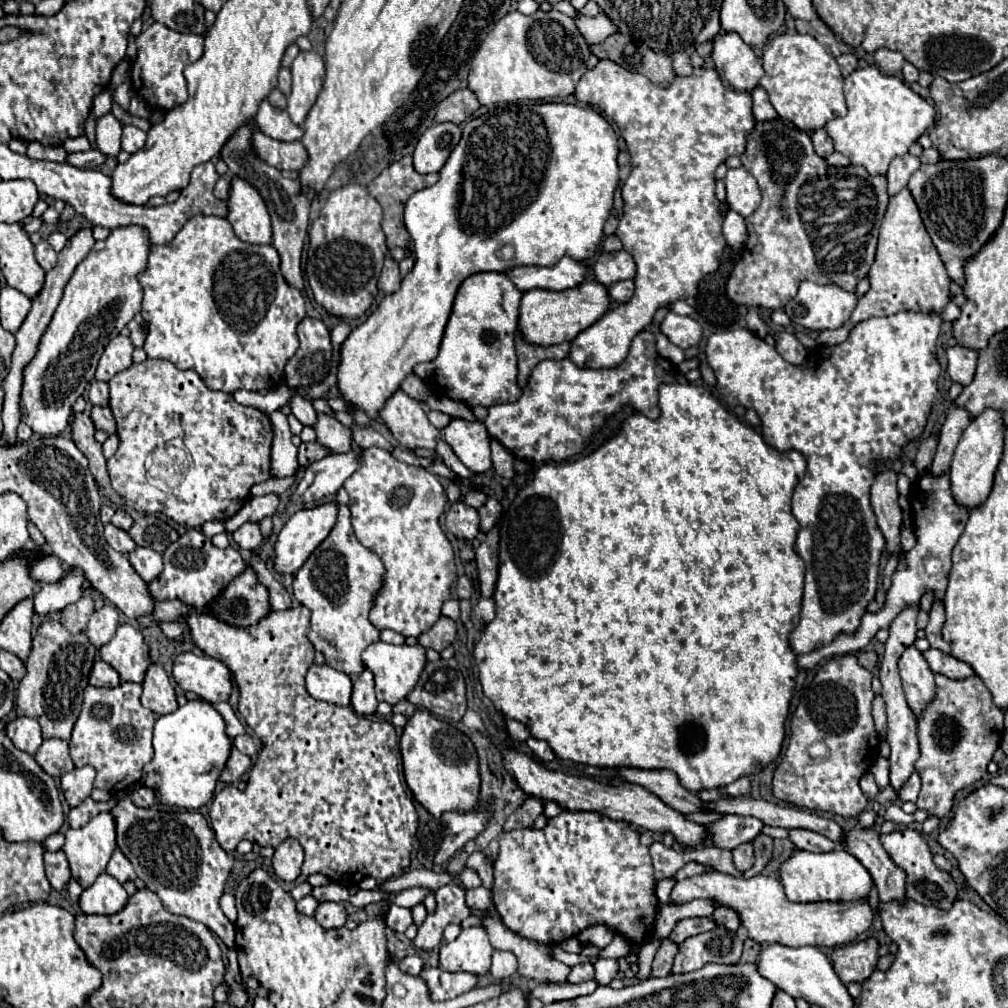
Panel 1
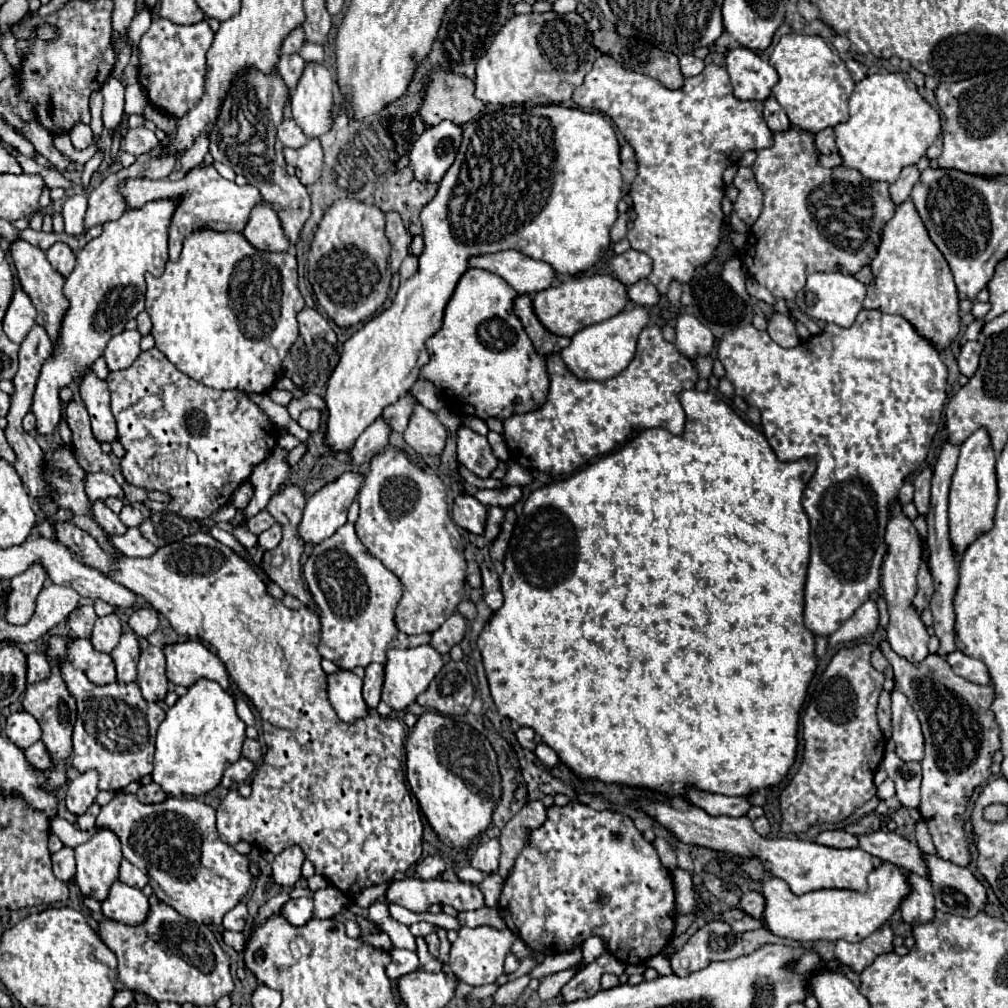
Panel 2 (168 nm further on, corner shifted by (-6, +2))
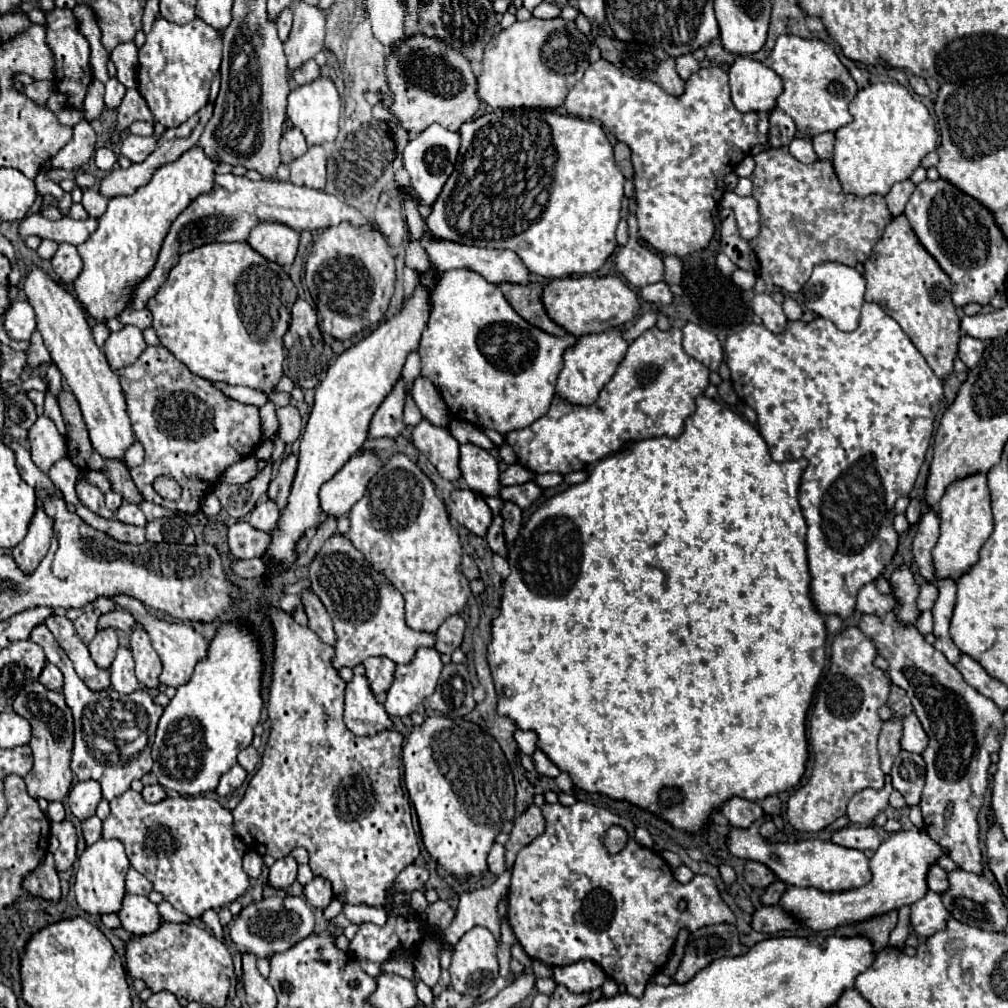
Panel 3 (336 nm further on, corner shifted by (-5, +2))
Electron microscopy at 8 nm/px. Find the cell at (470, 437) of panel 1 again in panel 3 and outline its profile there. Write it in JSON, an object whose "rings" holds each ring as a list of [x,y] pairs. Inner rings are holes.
{"rings":[[[461,445],[461,459],[459,459],[461,475],[469,489],[481,493],[485,497],[497,497],[501,491],[499,483],[499,465],[497,459],[477,447],[477,445]]]}

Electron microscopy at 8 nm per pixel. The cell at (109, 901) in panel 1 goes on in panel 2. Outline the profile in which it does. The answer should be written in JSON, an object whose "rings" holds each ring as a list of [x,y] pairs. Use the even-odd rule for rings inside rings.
{"rings":[[[114,881],[106,901],[100,901],[100,905],[102,905],[104,917],[120,923],[128,923],[128,925],[142,923],[150,907],[148,899],[140,889],[134,889],[120,881]]]}

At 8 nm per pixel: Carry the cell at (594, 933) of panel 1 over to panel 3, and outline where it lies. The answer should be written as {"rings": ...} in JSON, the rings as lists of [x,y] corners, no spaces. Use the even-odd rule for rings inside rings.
{"rings":[[[579,961],[565,967],[553,967],[553,981],[565,985],[571,993],[591,993],[603,985],[605,973],[593,961]]]}

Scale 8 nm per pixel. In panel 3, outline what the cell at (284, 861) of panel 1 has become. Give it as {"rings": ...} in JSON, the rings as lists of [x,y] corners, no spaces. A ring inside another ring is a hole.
{"rings":[[[287,855],[287,857],[281,857],[277,859],[271,867],[269,867],[269,885],[273,889],[287,889],[297,877],[297,861]]]}

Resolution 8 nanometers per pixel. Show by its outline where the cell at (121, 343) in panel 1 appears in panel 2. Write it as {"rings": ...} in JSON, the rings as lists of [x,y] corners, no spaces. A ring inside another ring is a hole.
{"rings":[[[124,331],[120,335],[114,335],[104,349],[104,359],[110,371],[128,369],[136,361],[138,355],[140,355],[138,331]]]}

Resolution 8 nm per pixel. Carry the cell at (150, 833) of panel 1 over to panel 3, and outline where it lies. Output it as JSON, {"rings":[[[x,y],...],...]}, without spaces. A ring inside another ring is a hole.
{"rings":[[[127,789],[121,797],[109,801],[109,807],[111,807],[111,813],[109,813],[109,817],[103,821],[103,839],[119,839],[119,841],[123,843],[123,847],[125,847],[125,853],[127,853],[131,865],[133,865],[139,873],[143,873],[143,875],[153,883],[153,889],[159,891],[159,893],[161,893],[161,895],[163,895],[163,897],[165,897],[165,899],[167,899],[175,909],[179,909],[179,911],[183,911],[183,913],[187,913],[189,917],[195,919],[195,917],[199,917],[199,915],[201,915],[203,911],[207,911],[207,909],[215,909],[215,911],[219,911],[221,907],[229,907],[231,901],[235,901],[237,897],[241,897],[241,895],[247,891],[247,887],[249,887],[249,877],[247,877],[247,873],[243,871],[243,865],[241,865],[241,861],[243,861],[243,853],[237,851],[235,845],[233,845],[233,841],[235,841],[233,815],[231,815],[231,811],[225,809],[219,801],[207,798],[204,795],[189,797],[177,795],[175,797],[167,796],[167,799],[159,801],[159,803],[147,803],[139,793],[135,793],[133,789]]]}

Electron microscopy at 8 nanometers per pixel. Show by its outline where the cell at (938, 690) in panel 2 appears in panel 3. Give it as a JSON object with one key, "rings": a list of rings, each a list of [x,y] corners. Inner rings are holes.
{"rings":[[[893,611],[883,617],[861,615],[859,629],[869,635],[877,653],[887,659],[891,681],[907,691],[915,715],[929,735],[929,745],[923,751],[927,773],[919,803],[925,829],[961,869],[983,875],[977,815],[989,783],[987,769],[991,765],[991,753],[999,751],[999,741],[1005,733],[1003,713],[991,699],[969,687],[961,673],[941,651],[925,641],[915,625],[897,621]]]}

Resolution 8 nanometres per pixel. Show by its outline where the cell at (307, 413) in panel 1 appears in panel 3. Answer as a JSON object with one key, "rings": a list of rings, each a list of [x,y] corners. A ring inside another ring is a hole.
{"rings":[[[293,405],[281,407],[281,409],[277,409],[277,419],[279,419],[279,431],[277,433],[279,433],[281,441],[293,443],[301,435],[301,429],[303,429],[299,411]]]}

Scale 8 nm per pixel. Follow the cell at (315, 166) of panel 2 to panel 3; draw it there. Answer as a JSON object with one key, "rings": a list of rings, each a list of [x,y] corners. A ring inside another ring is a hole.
{"rings":[[[321,145],[309,147],[309,151],[303,157],[295,159],[289,165],[291,183],[301,187],[311,187],[311,189],[325,189],[325,181],[327,181],[325,165],[327,165],[325,149]]]}

